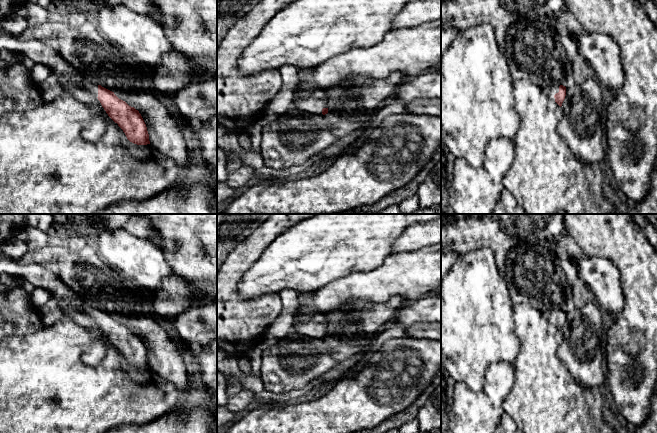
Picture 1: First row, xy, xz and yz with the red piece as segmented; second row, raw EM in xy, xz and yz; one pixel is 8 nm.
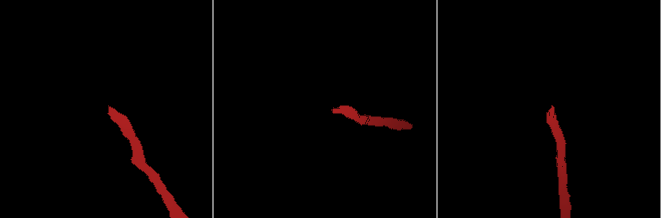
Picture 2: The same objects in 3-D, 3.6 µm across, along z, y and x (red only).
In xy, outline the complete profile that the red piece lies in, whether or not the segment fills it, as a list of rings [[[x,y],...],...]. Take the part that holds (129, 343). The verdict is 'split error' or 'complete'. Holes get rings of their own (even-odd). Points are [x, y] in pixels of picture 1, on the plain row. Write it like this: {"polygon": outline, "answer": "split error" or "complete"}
{"polygon": [[[83,302],[81,312],[100,325],[108,340],[118,348],[130,366],[150,368],[146,348],[138,334],[119,323],[114,316],[86,302]]], "answer": "split error"}

